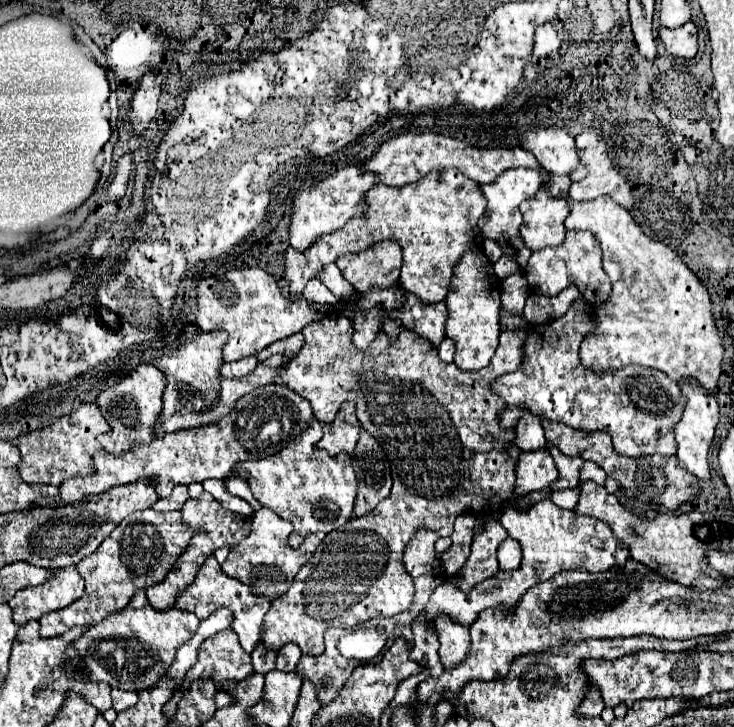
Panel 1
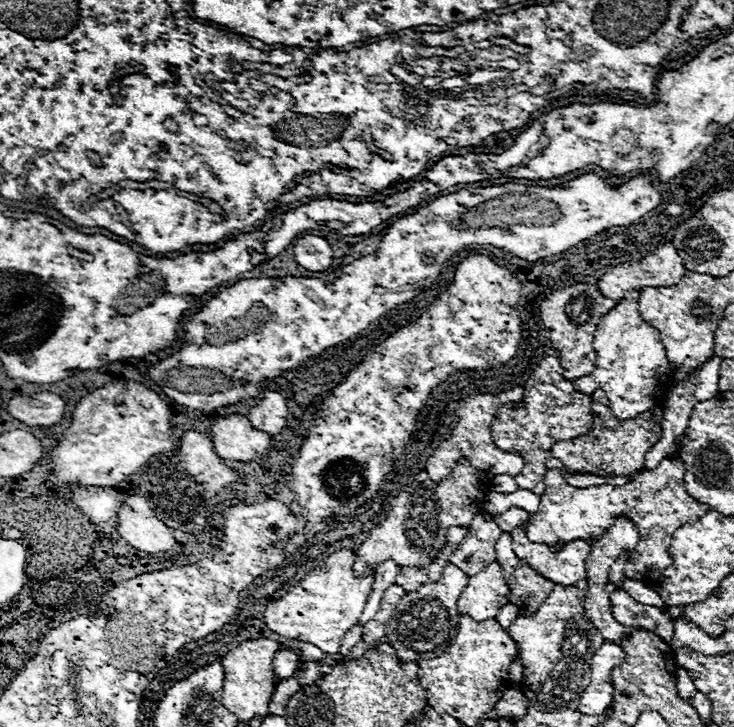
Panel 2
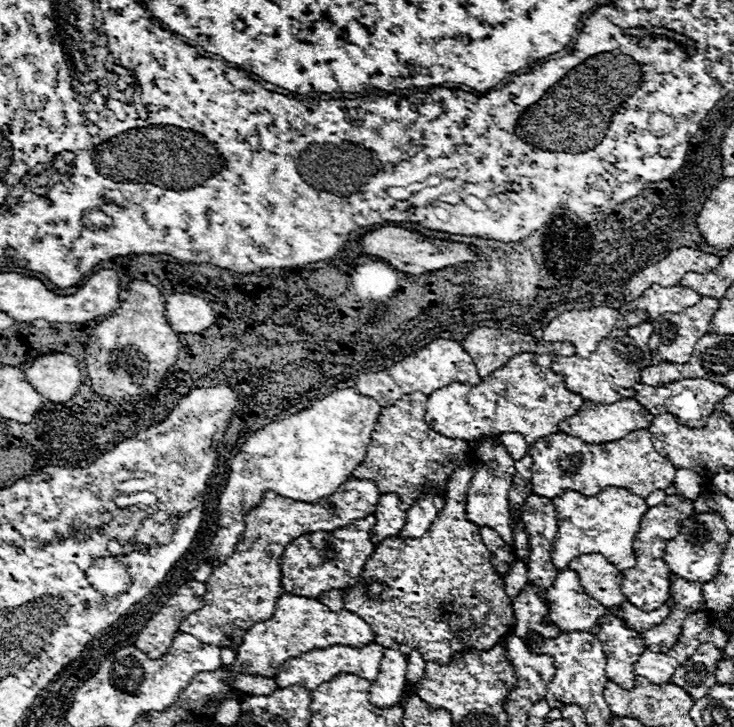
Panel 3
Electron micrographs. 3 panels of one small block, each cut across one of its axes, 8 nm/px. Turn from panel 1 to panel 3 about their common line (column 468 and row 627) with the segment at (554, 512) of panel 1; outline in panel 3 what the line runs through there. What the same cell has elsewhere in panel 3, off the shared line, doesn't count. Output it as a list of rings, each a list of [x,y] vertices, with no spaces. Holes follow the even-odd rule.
[[[612,614],[598,618],[590,632],[596,634],[600,644],[604,646],[606,676],[620,688],[630,690],[636,684],[634,664],[638,656],[646,650],[644,640],[628,630],[622,620]]]

